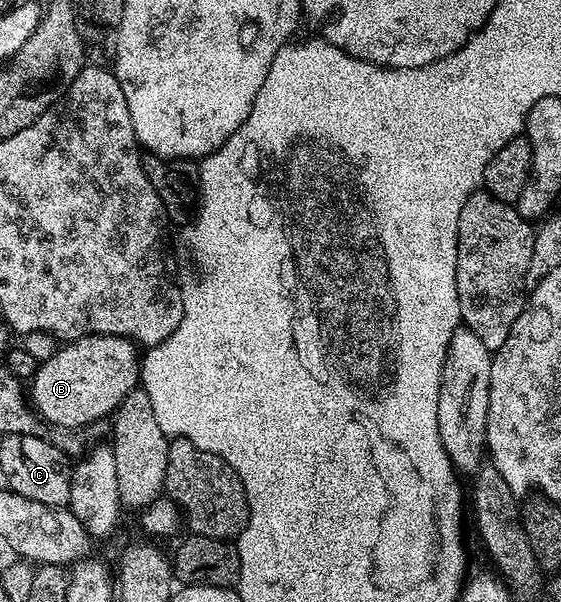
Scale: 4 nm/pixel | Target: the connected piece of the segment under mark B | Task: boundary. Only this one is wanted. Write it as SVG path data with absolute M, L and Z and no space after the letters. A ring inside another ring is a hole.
M89 335L60 344L49 360L39 362L39 370L30 378L29 395L34 404L37 402L36 412L51 424L57 425L57 429L61 431L83 431L86 425L91 425L102 417L110 418L115 408L125 399L125 395L129 395L140 384L141 361L137 353L135 357L135 352L137 346L134 341L115 335Z

